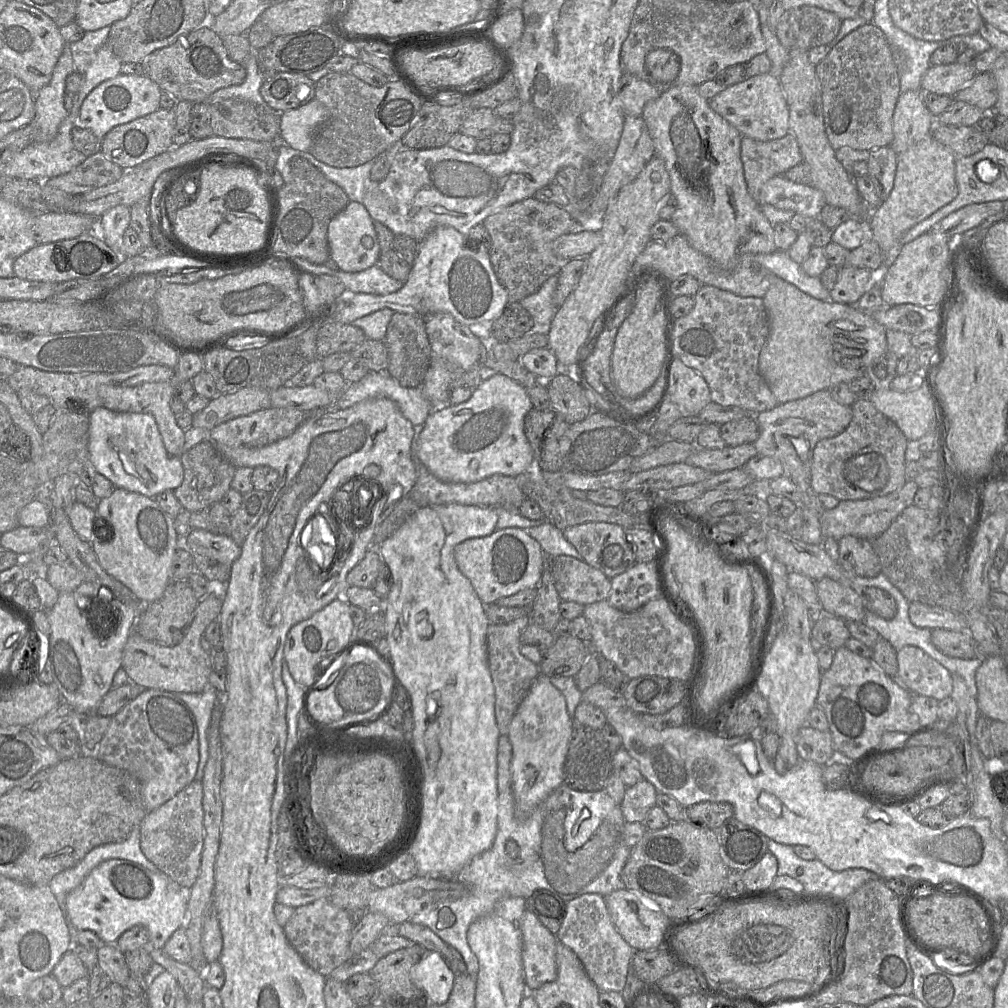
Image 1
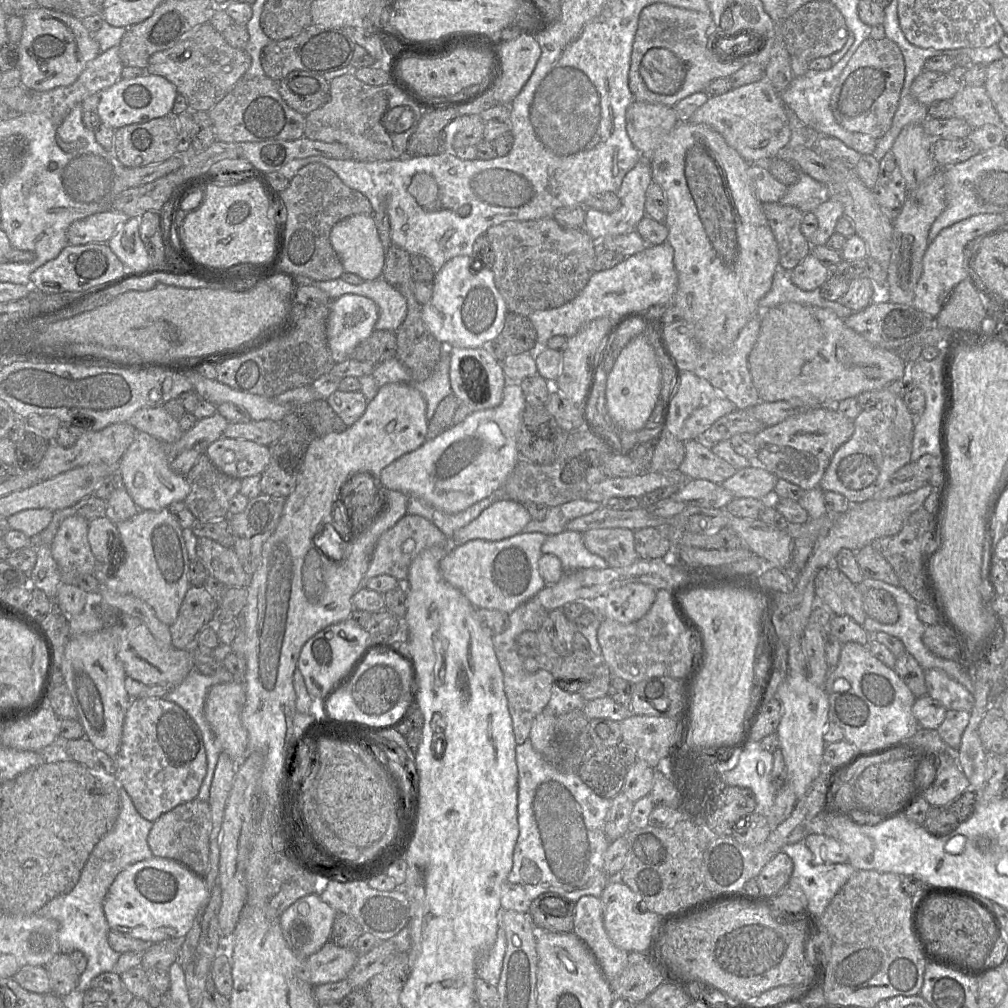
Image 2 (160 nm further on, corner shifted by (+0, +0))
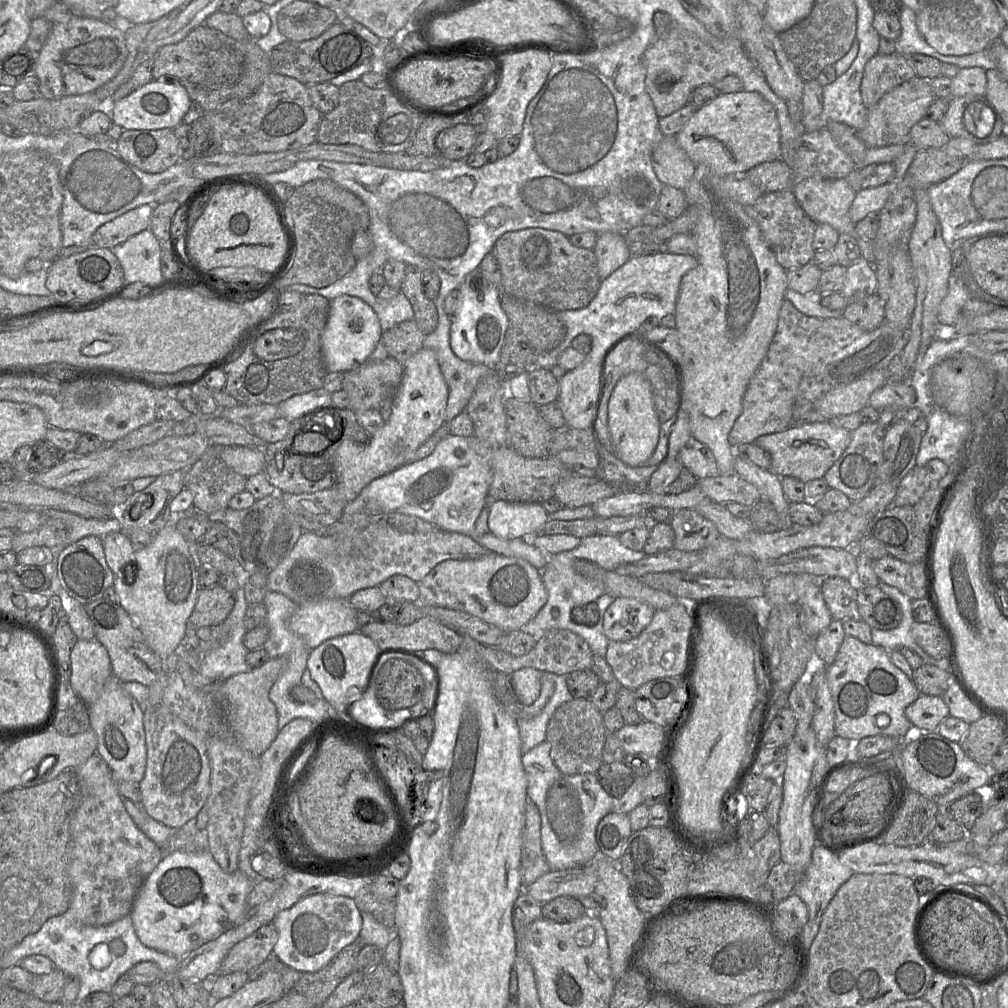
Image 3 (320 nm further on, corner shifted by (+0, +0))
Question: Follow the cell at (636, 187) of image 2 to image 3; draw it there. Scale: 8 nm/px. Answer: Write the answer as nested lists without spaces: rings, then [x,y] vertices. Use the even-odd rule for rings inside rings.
[[[604,232],[597,235],[593,251],[601,281],[621,267],[631,257],[624,234]]]

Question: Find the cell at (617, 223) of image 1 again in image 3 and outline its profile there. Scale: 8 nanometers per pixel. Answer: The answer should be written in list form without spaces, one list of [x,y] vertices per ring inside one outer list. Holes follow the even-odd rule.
[[[586,355],[576,368],[559,379],[558,400],[567,426],[592,429],[597,416],[603,373],[600,361]]]

